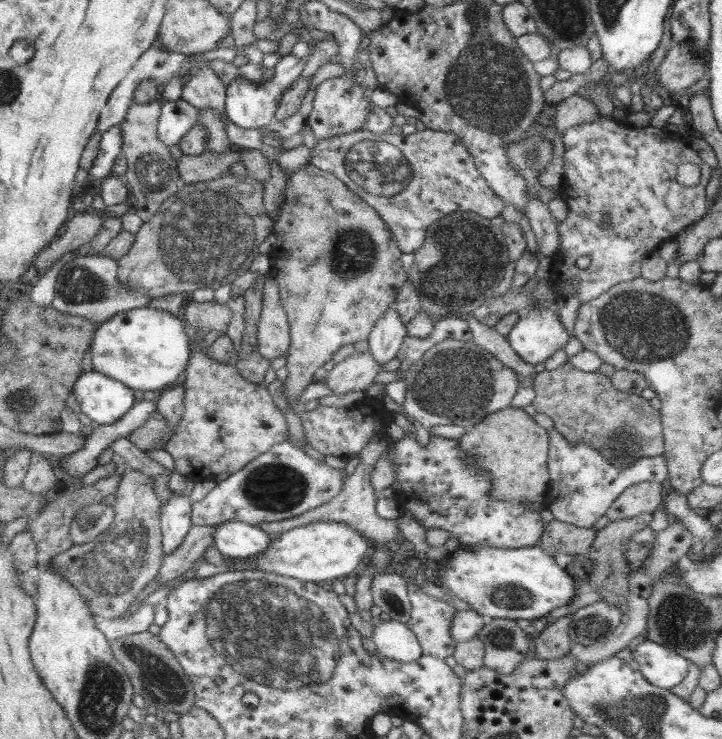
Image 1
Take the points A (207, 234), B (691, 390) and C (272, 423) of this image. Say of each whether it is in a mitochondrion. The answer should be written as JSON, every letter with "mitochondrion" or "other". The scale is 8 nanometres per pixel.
{"A":"mitochondrion","B":"other","C":"other"}

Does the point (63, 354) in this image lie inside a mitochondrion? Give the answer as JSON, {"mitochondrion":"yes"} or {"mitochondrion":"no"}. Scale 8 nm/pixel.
{"mitochondrion":"no"}

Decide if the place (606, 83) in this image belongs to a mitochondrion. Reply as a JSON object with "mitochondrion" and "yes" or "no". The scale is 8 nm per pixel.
{"mitochondrion":"no"}

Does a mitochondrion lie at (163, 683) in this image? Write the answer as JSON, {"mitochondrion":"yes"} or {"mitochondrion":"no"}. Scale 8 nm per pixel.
{"mitochondrion":"yes"}

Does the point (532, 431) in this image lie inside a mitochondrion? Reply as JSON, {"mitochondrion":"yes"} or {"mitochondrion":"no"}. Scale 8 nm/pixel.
{"mitochondrion":"no"}

